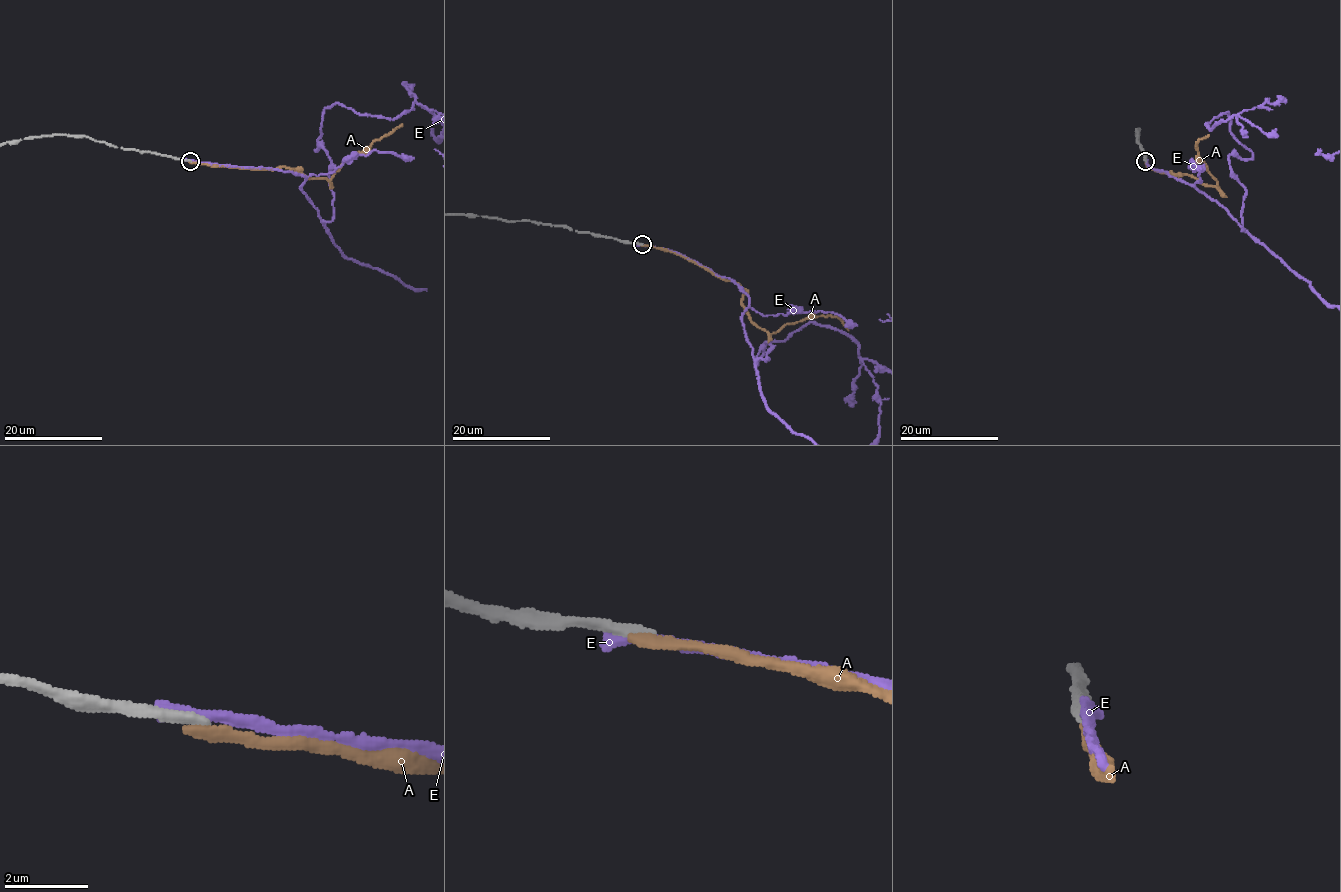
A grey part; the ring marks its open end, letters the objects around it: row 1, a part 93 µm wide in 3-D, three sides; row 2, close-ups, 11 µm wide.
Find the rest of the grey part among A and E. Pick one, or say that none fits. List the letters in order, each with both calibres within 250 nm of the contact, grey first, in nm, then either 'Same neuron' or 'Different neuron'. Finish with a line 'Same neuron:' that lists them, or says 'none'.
A: Thickness 280 nm (grey) against 280 nm. Same neuron
E: Thickness 320 nm (grey) against 320 nm. Different neuron
Same neuron: A

